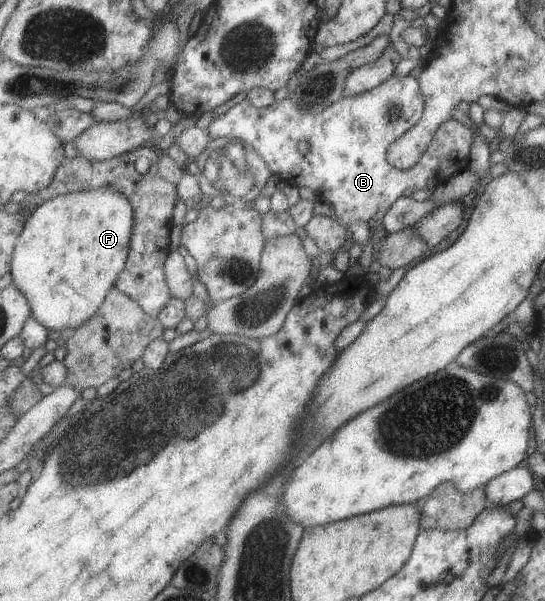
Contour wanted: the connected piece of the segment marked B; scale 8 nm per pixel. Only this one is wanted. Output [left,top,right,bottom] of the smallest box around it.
[206,74,471,227]

